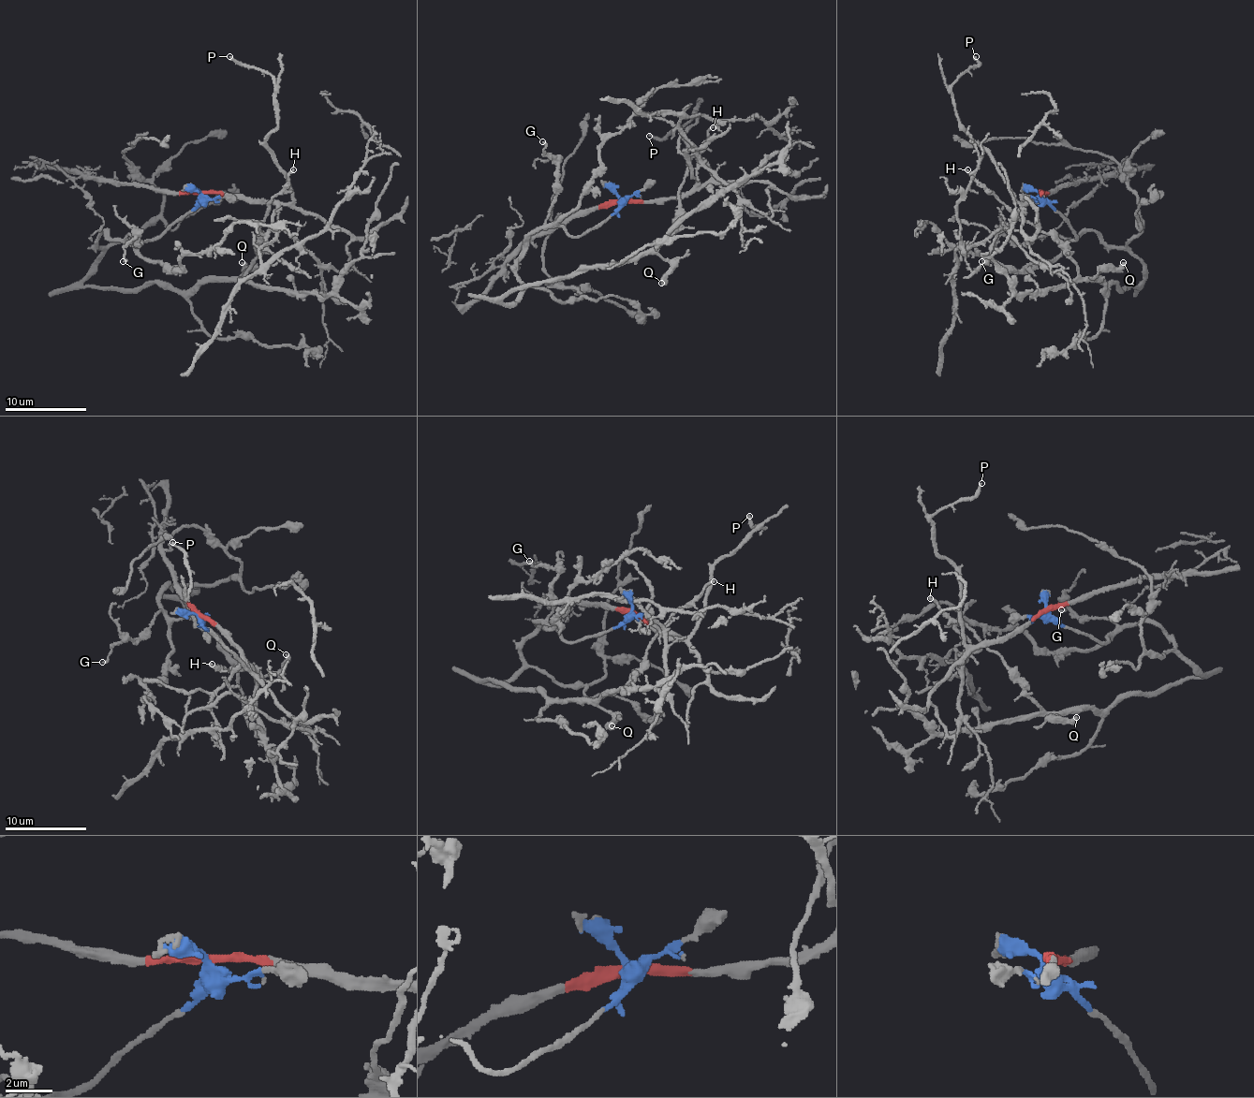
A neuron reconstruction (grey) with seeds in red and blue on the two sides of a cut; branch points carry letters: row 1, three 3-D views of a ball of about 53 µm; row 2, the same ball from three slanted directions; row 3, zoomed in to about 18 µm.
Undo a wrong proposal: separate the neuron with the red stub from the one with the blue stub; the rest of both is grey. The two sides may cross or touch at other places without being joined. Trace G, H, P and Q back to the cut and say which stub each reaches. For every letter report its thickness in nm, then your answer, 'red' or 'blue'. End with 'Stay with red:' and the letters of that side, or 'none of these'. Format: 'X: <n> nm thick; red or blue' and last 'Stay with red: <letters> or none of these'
G: 160 nm thick; blue
H: 200 nm thick; blue
P: 200 nm thick; red
Q: 360 nm thick; blue
Stay with red: P

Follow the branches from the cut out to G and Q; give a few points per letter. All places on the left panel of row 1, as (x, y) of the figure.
G: (200, 196), (192, 210), (157, 236), (141, 242), (128, 241), (128, 234), (137, 242), (137, 234), (123, 261)
Q: (200, 196), (141, 242), (125, 244), (107, 230), (81, 283), (182, 291), (239, 279), (251, 269), (241, 263)

